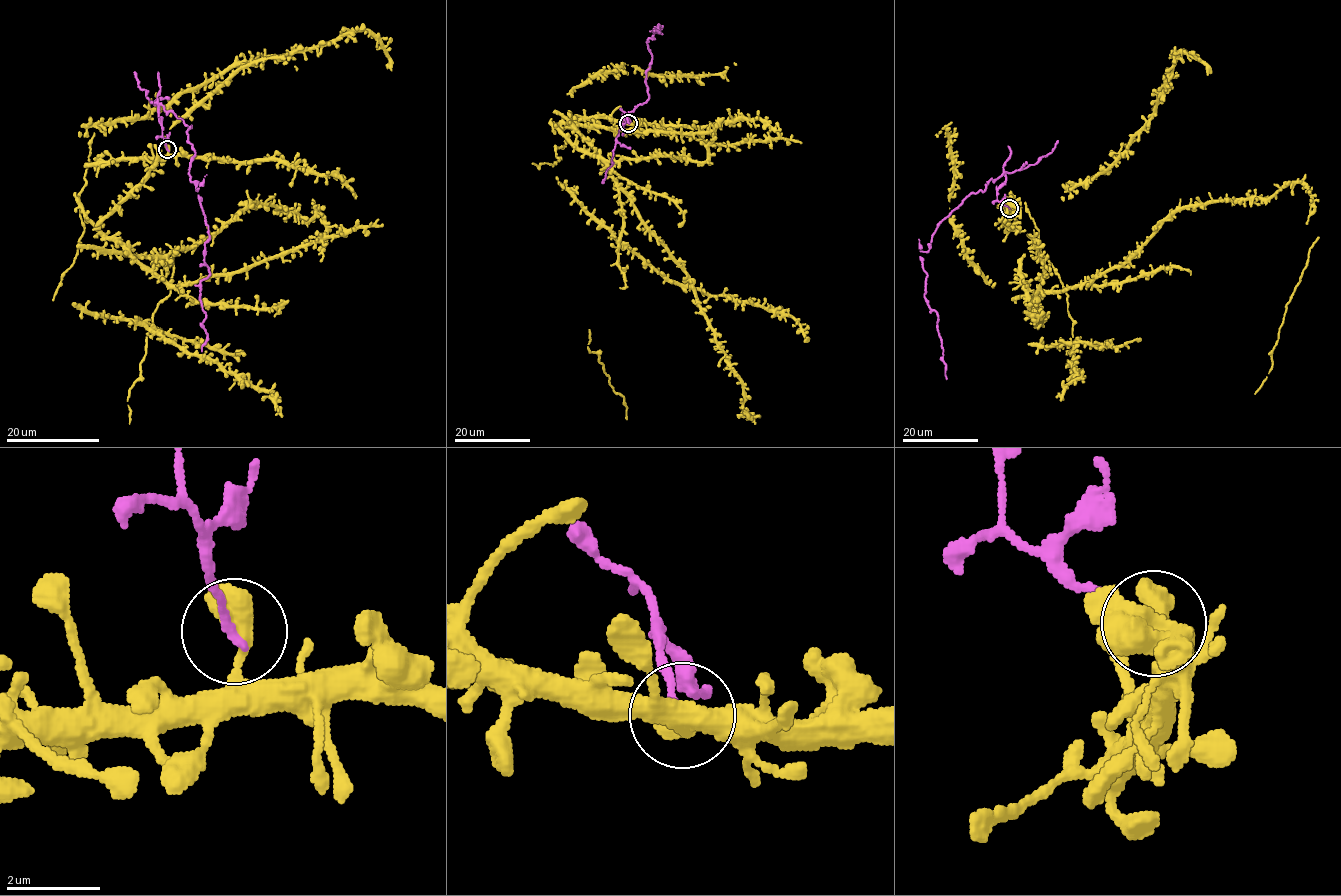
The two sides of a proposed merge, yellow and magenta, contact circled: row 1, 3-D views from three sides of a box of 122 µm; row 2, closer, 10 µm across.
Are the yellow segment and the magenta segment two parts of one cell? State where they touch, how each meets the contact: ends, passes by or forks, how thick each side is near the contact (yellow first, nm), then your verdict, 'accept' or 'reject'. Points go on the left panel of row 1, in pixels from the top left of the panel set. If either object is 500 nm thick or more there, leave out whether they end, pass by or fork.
at (167, 149); 600 nm thick on the yellow side, 180 nm on the other; reject

